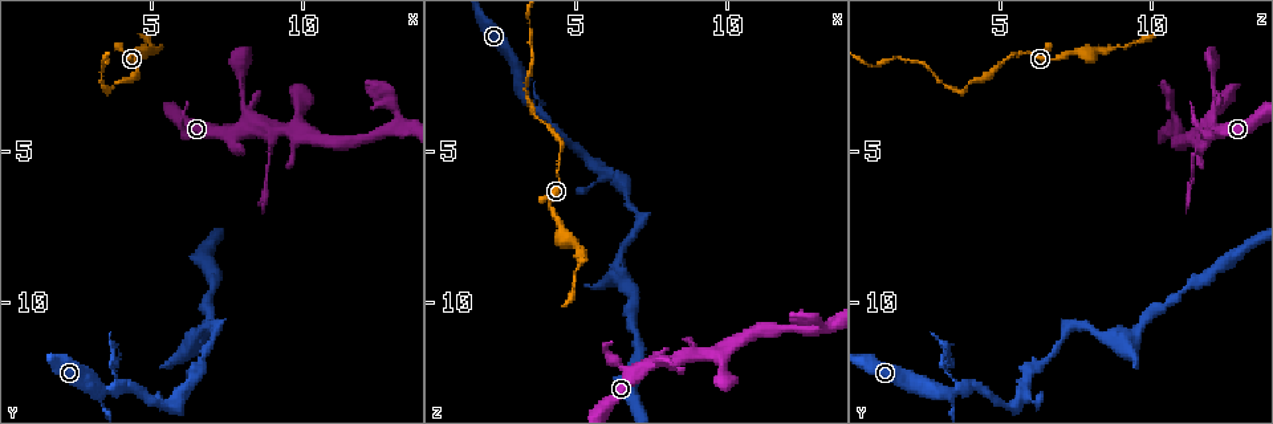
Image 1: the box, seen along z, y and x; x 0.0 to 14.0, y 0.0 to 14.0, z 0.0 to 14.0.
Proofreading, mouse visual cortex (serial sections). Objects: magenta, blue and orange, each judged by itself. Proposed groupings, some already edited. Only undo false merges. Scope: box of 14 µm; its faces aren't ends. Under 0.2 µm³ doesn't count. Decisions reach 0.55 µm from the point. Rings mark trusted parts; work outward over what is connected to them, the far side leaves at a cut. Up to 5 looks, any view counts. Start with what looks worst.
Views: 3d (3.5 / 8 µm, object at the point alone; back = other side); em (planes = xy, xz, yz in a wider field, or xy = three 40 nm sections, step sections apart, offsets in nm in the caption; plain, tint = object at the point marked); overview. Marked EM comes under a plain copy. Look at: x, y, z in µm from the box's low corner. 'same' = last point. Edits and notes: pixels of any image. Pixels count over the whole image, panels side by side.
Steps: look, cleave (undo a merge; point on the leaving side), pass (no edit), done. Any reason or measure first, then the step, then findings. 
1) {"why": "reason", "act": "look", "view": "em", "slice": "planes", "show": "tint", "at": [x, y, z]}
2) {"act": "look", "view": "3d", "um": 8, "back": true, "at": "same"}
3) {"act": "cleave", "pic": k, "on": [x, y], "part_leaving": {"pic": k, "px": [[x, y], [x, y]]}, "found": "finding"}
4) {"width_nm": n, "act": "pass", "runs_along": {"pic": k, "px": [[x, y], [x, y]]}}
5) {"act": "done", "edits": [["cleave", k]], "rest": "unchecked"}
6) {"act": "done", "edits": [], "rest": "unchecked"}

{"why": "abrupt turn", "act": "look", "view": "3d", "um": 8, "at": [7.2, 10.7, 7.3]}

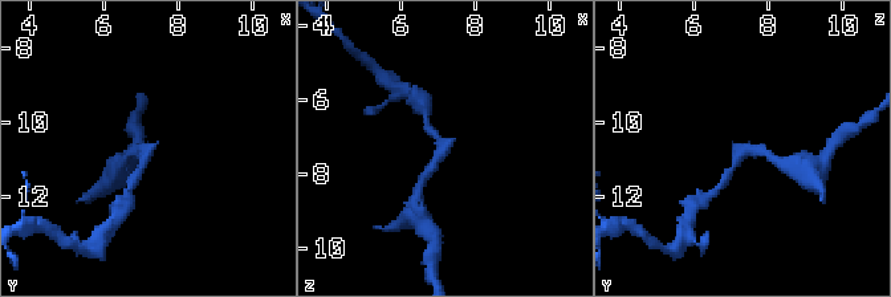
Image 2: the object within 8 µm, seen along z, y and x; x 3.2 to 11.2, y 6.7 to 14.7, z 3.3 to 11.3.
{"why": "closer look", "act": "look", "view": "3d", "um": 3.5, "at": [7.1, 10.7, 7.4]}

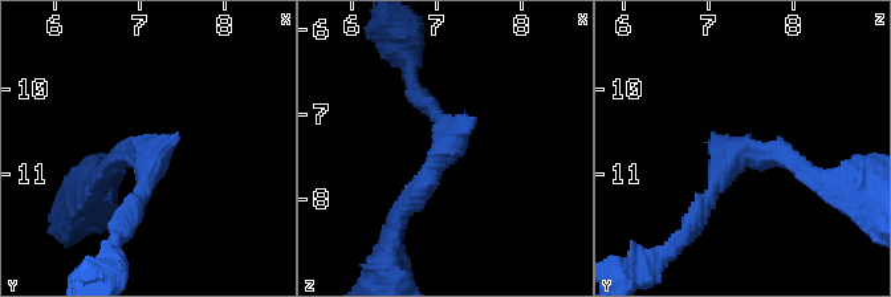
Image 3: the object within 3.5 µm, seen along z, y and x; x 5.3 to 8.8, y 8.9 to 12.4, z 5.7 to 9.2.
{"why": "shape alone is not enough", "act": "look", "view": "em", "slice": "planes", "show": "tint", "at": [7.15, 10.75, 7.35]}

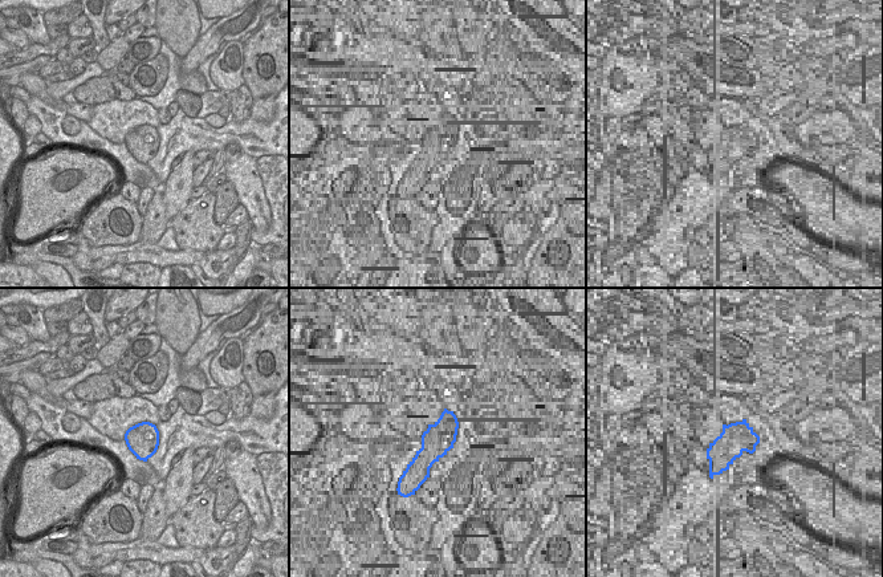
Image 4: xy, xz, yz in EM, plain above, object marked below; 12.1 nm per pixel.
{"arm_widths_nm": [250, 250], "act": "pass", "found": "continuous, no second cell"}

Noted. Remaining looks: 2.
{"why": "sharp bend", "act": "look", "view": "3d", "um": 3.5, "at": [3.5, 3.1, 3.6]}

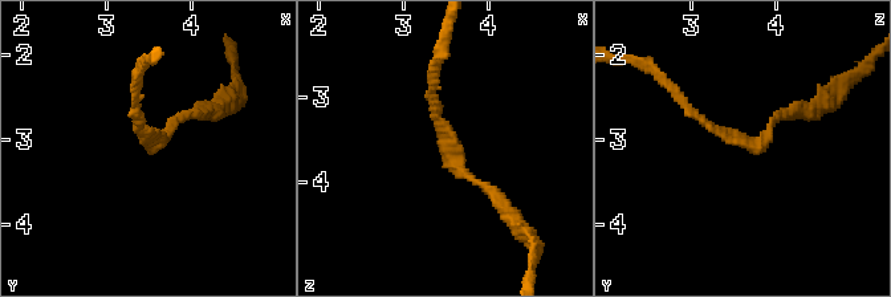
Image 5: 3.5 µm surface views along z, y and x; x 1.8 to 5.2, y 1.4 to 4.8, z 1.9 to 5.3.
{"why": "now the EM", "act": "look", "view": "em", "slice": "xy", "step": 3, "show": "tint", "at": [3.55, 3.00, 3.65]}

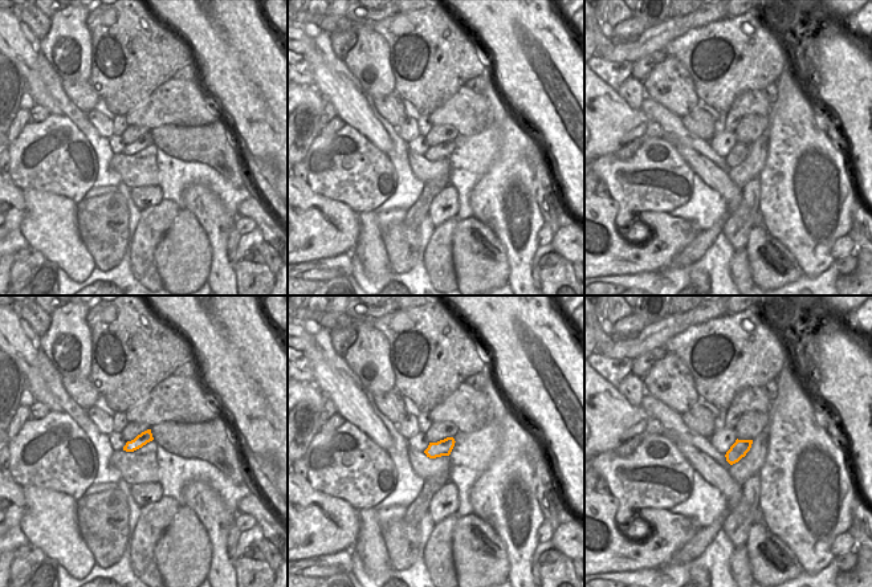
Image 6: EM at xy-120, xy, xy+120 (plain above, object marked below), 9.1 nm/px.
{"act": "pass", "runs_along": {"pic": 5, "px": [[504, 204], [455, 167], [431, 85]]}, "found": "continuous, no second cell"}

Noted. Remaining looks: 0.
{"act": "done", "edits": [], "rest": "unchecked"}

